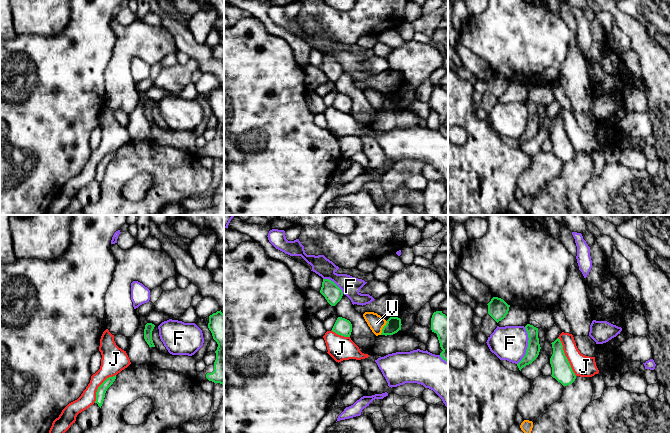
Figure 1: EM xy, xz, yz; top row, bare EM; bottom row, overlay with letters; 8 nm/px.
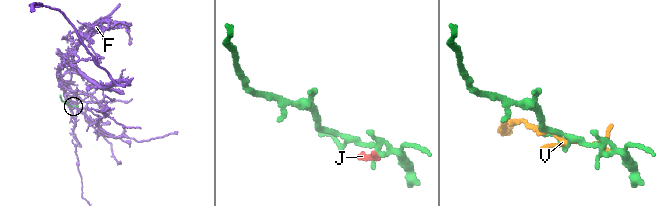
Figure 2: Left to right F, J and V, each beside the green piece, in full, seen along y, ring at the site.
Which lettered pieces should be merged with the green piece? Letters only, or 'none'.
none

